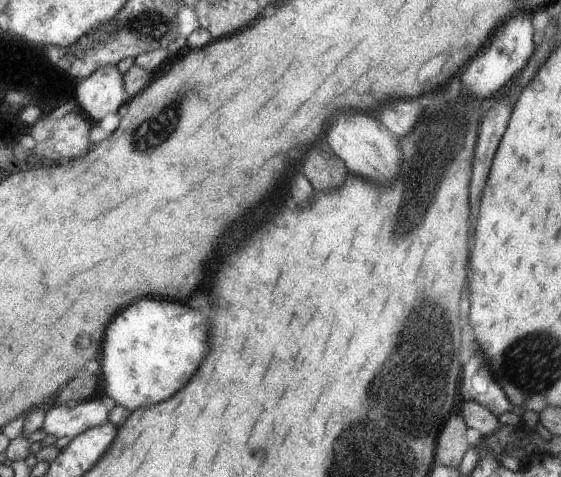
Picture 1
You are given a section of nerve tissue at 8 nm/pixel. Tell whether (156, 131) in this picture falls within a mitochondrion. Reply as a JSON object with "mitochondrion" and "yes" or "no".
{"mitochondrion":"yes"}

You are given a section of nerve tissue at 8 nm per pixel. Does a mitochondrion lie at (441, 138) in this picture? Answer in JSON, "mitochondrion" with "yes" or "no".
{"mitochondrion":"yes"}

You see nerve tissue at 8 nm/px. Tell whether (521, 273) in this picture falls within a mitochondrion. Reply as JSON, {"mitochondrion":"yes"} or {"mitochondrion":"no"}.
{"mitochondrion":"no"}

